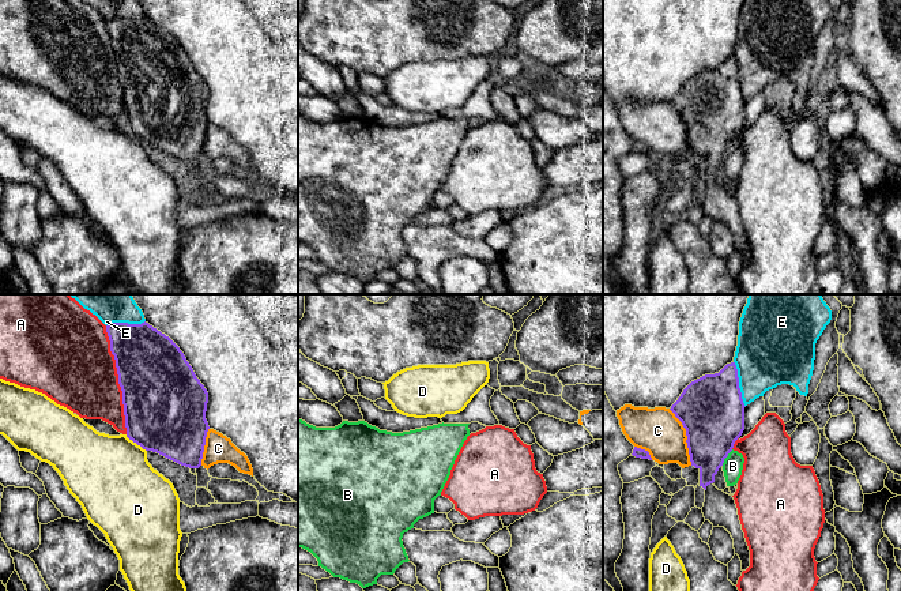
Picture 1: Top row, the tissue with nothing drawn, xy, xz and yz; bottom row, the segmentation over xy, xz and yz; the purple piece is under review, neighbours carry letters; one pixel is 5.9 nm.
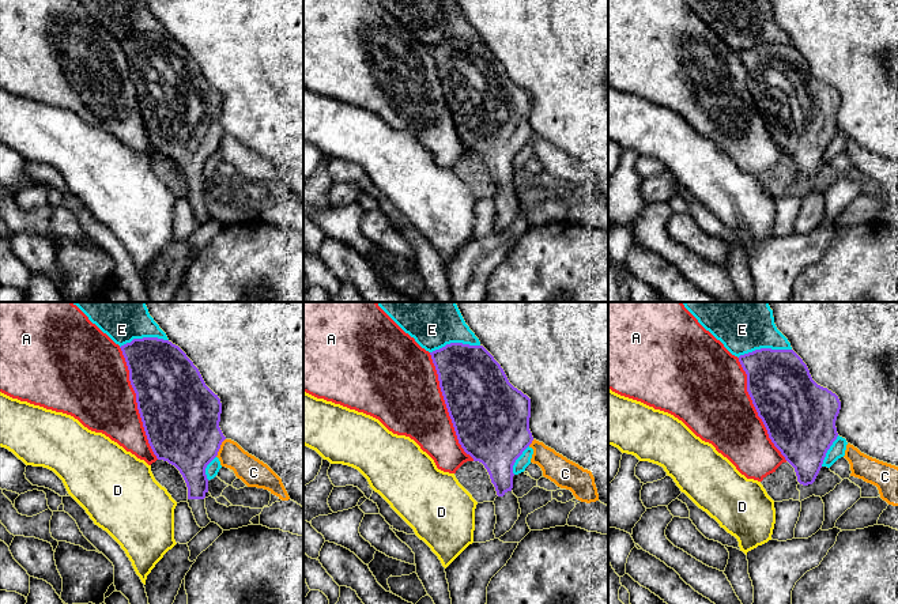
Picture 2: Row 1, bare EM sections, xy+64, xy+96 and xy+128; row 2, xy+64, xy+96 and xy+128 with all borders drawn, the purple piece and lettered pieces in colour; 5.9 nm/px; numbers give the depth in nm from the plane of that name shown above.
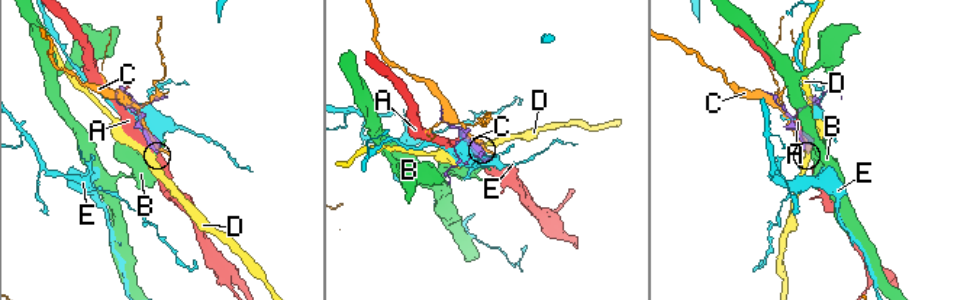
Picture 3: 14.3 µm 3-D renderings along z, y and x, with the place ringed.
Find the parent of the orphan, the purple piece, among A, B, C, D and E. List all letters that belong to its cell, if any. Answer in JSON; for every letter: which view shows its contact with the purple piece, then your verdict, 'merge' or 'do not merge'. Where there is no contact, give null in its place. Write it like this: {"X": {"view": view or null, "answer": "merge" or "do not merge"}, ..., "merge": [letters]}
{"A": {"view": "xy", "answer": "do not merge"}, "B": {"view": "yz", "answer": "do not merge"}, "C": {"view": "yz", "answer": "do not merge"}, "D": {"view": "xy", "answer": "do not merge"}, "E": {"view": "yz", "answer": "do not merge"}, "merge": []}

